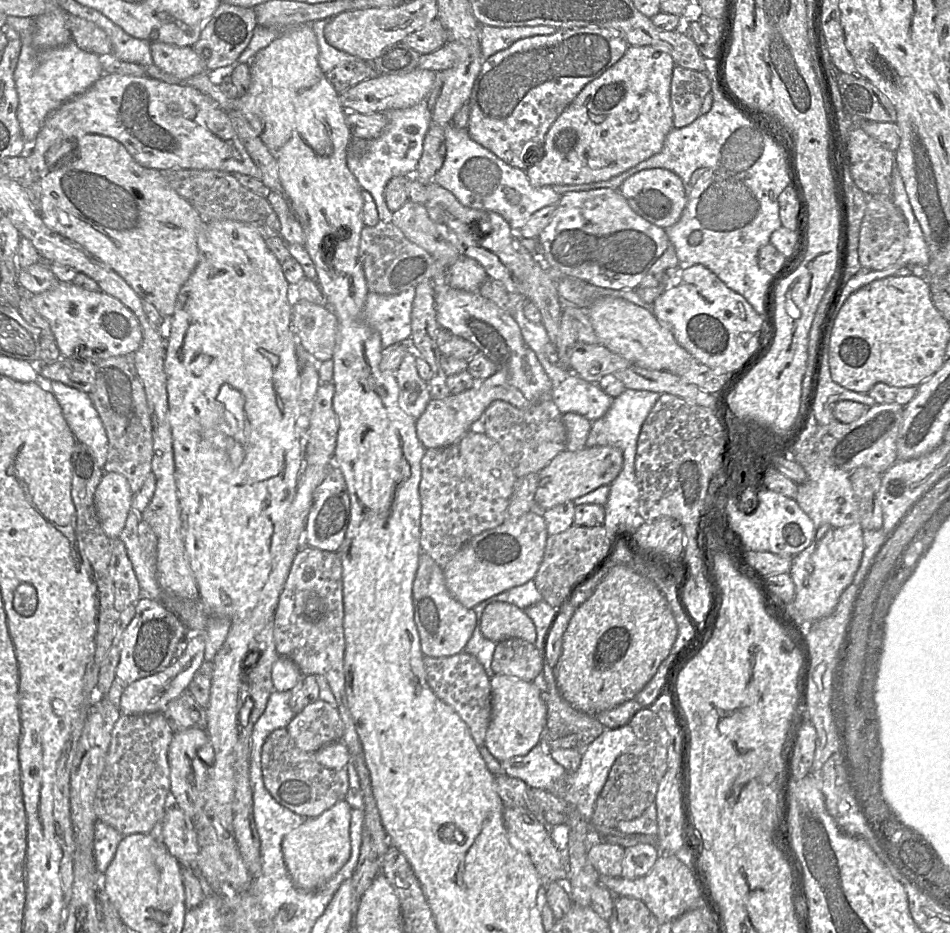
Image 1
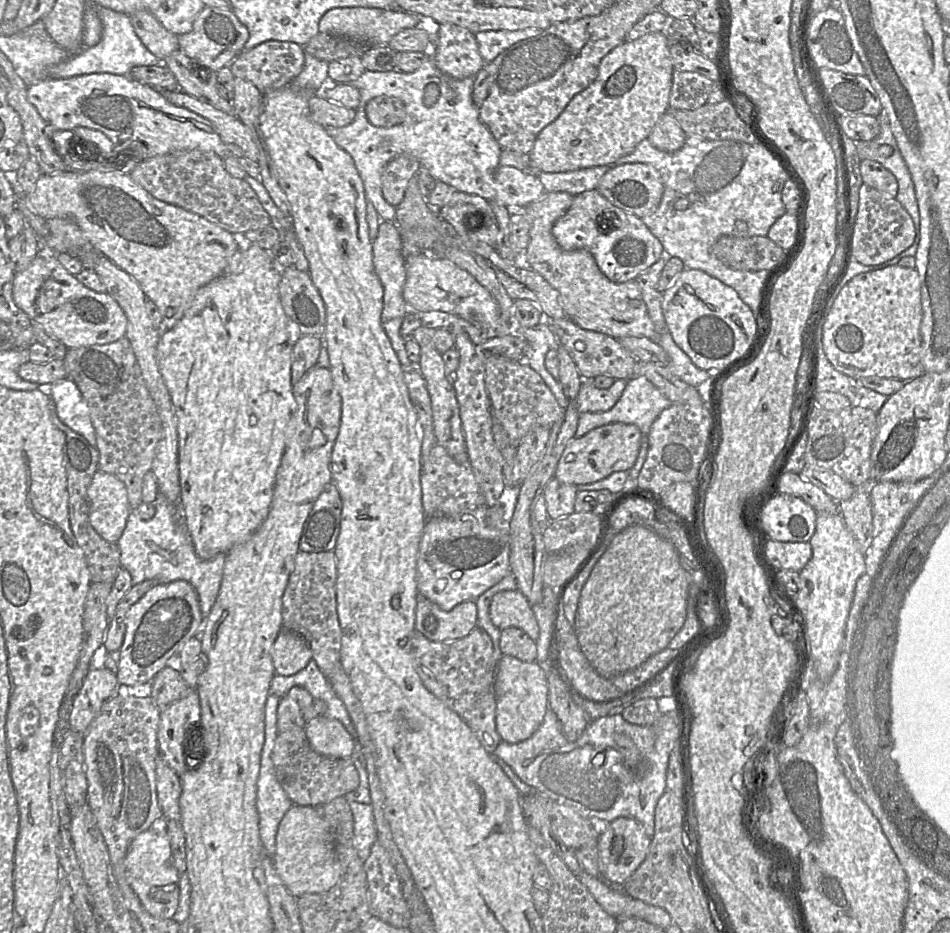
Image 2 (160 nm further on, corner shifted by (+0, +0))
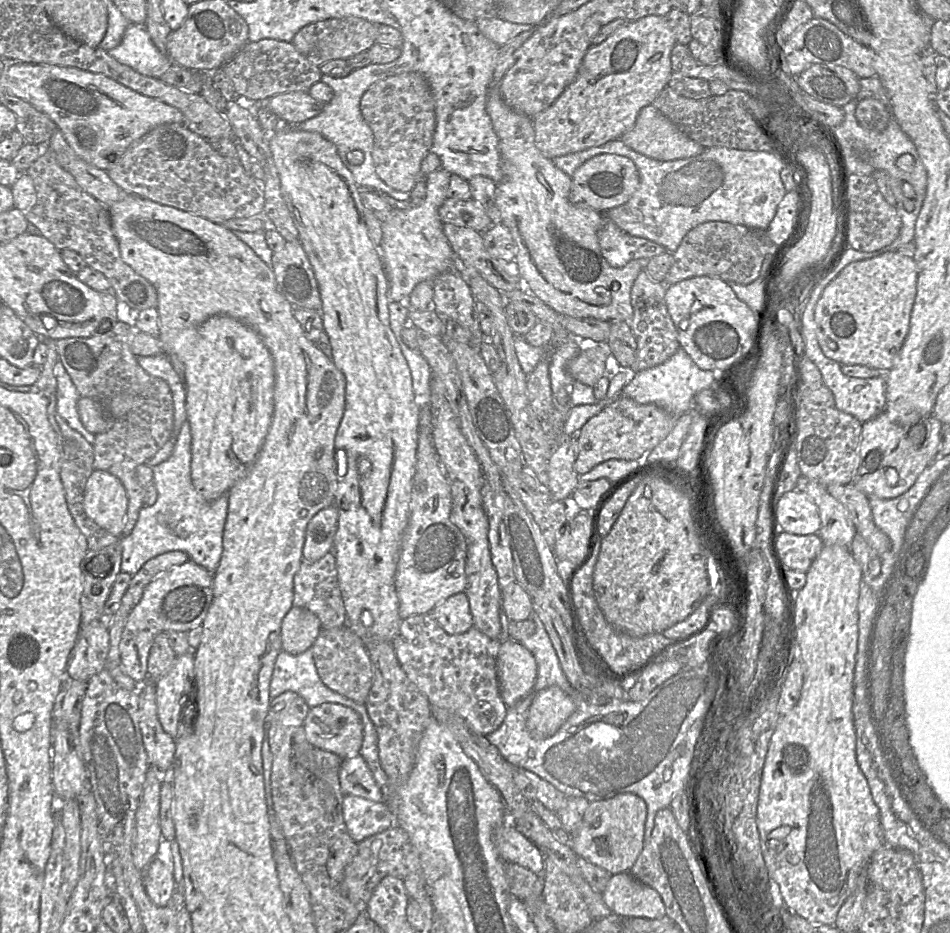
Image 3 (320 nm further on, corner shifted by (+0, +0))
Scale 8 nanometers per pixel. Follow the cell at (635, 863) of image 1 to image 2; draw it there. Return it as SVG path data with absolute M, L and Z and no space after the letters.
M619 817L605 823L601 827L601 834L597 840L601 877L615 884L623 884L644 861L651 839L652 837L646 834L643 825L633 818Z

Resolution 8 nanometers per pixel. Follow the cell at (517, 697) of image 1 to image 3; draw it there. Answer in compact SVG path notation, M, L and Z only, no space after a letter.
M506 639L500 643L496 672L500 695L507 708L534 693L536 660L520 642Z

